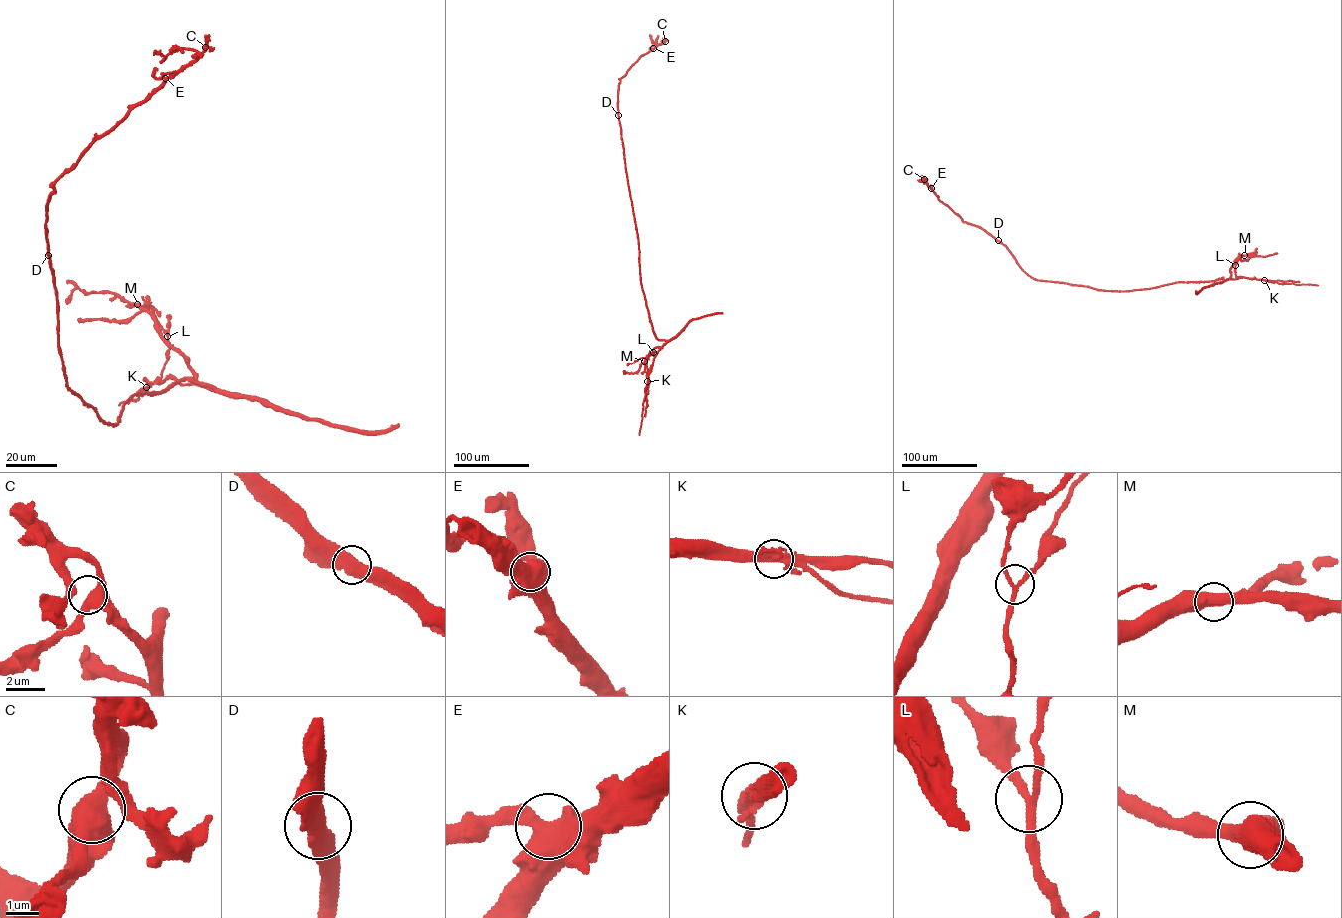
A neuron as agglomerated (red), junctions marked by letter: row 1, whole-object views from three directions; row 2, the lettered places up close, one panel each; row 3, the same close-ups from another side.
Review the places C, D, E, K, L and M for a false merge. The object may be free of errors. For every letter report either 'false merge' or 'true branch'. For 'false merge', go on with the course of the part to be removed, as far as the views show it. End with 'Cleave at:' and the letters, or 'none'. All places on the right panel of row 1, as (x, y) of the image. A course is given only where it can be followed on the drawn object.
C: true branch
D: true branch
E: true branch
K: false merge | (1264, 280), (1236, 279), (1235, 266), (1239, 253)
L: true branch
M: true branch
Cleave at: K

